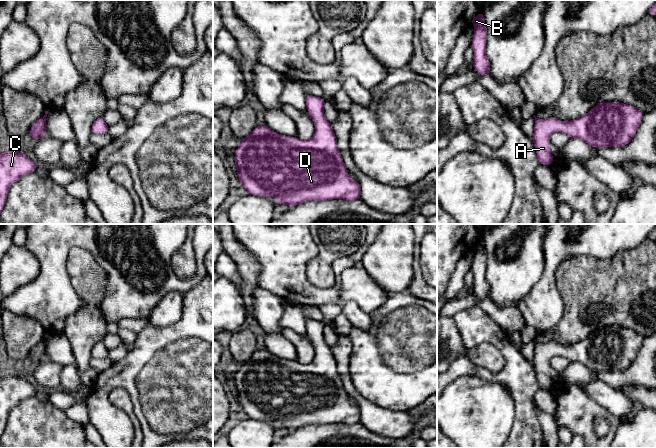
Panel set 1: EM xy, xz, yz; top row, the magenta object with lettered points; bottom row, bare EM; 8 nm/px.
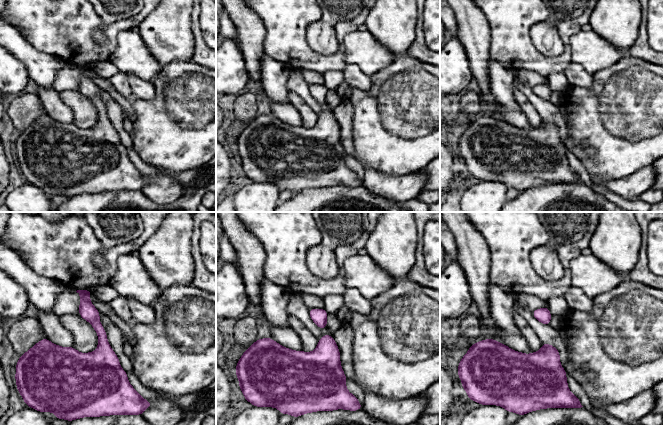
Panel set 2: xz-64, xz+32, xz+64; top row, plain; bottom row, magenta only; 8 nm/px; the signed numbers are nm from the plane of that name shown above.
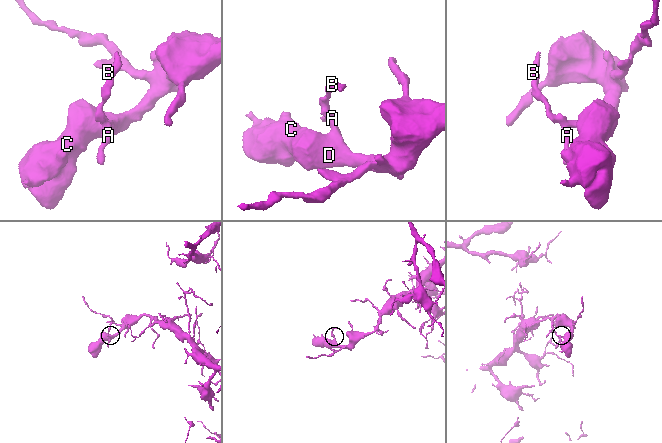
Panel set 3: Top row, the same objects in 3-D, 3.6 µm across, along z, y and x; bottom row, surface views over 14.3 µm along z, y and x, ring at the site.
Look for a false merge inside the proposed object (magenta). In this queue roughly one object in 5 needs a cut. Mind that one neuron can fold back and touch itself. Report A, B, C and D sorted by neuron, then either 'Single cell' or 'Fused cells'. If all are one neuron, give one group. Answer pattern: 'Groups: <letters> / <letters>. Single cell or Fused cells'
Groups: A B C D. Single cell

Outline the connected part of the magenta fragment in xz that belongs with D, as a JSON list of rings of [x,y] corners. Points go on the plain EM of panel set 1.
[[[305,319],[308,337],[315,348],[315,357],[308,364],[297,361],[280,359],[272,355],[267,349],[257,350],[249,360],[241,364],[235,375],[236,400],[247,414],[248,418],[267,422],[277,421],[276,429],[285,428],[291,432],[308,425],[326,425],[344,423],[353,425],[361,421],[361,410],[348,399],[340,374],[337,371],[337,362],[331,347],[325,343],[325,323],[314,319]]]

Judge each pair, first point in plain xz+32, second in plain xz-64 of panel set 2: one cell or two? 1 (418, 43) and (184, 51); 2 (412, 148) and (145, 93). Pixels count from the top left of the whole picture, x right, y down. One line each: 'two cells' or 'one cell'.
1: two cells
2: two cells

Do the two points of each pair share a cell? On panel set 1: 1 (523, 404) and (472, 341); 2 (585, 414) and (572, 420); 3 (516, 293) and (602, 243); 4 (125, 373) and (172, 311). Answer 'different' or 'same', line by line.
1: same
2: same
3: different
4: different

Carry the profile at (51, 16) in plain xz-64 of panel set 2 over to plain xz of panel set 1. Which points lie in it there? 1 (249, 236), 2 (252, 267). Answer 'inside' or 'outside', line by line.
1: inside
2: outside

